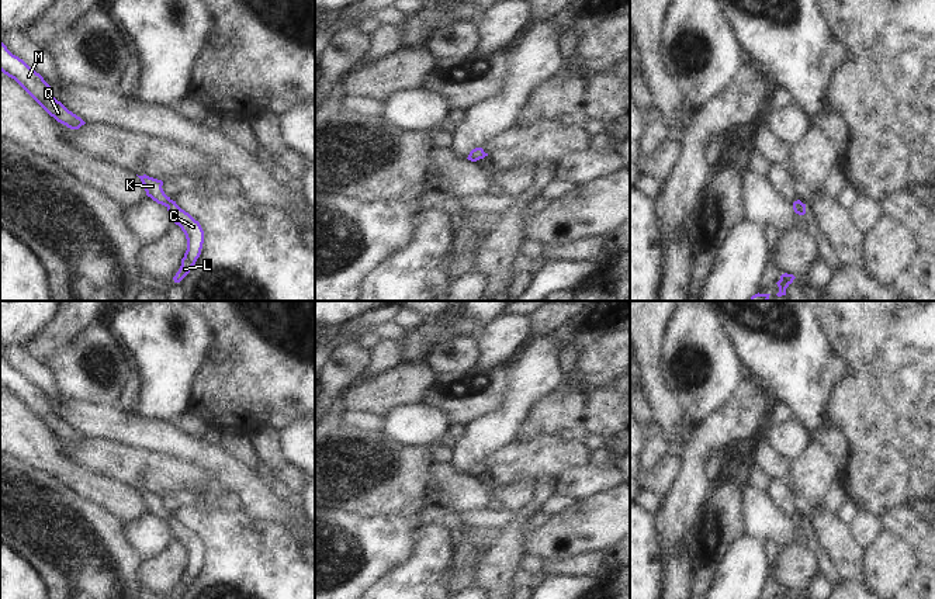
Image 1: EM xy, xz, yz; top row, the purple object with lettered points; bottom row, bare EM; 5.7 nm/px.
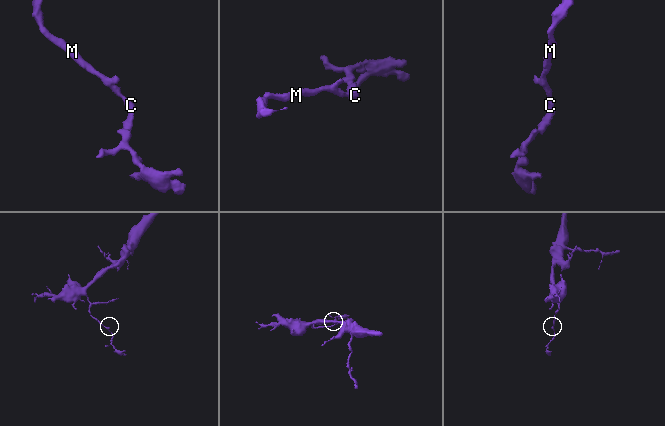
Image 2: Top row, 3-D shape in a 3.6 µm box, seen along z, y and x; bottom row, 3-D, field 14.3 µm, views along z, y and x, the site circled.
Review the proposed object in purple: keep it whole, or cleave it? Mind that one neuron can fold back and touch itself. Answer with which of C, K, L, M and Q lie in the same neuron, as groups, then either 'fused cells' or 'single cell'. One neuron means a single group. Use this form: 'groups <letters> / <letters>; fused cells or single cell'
groups C K L M Q; single cell

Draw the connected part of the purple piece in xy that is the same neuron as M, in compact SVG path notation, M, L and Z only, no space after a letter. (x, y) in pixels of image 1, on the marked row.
M0 41L0 70L14 79L51 117L70 129L79 129L86 122L69 111L52 93L44 77L22 59L13 55Z

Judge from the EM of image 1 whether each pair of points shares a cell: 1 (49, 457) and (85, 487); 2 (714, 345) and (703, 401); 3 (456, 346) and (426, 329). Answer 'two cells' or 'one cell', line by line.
1: one cell
2: one cell
3: two cells

